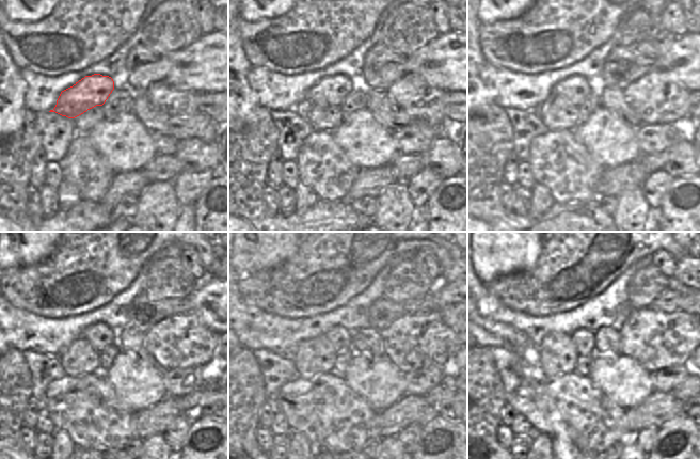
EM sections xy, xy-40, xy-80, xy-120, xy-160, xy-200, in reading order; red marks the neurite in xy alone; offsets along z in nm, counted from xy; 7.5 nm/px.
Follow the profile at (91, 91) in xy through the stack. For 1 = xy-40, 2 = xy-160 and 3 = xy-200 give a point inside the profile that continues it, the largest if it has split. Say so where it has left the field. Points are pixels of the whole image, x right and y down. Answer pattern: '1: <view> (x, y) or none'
1: xy-40 (330, 91)
2: xy-160 (341, 338)
3: xy-200 (584, 339)

